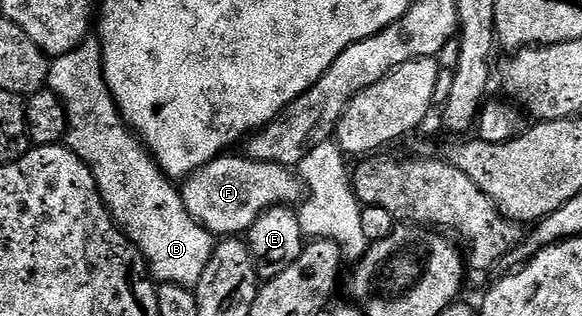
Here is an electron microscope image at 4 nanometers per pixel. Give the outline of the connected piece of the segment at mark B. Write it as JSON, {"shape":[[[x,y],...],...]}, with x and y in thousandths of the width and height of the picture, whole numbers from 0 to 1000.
{"shape":[[[149,123],[124,161],[91,184],[79,266],[113,342],[110,437],[113,468],[125,478],[144,513],[151,541],[158,541],[175,639],[182,646],[189,684],[194,687],[203,722],[215,737],[225,775],[234,778],[244,801],[259,880],[271,896],[338,908],[344,896],[344,870],[351,870],[351,845],[357,845],[368,804],[371,753],[337,693],[330,693],[330,680],[323,680],[308,589],[273,535],[256,472],[237,443],[223,399],[216,392],[216,380],[210,373],[210,361],[204,358],[203,329],[189,297],[179,237],[175,133],[167,123]]]}

